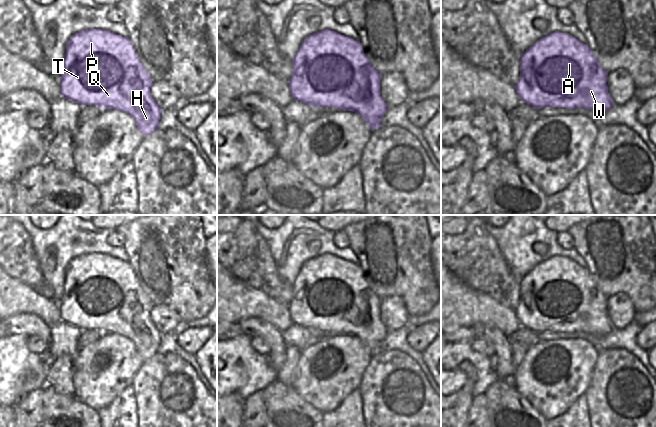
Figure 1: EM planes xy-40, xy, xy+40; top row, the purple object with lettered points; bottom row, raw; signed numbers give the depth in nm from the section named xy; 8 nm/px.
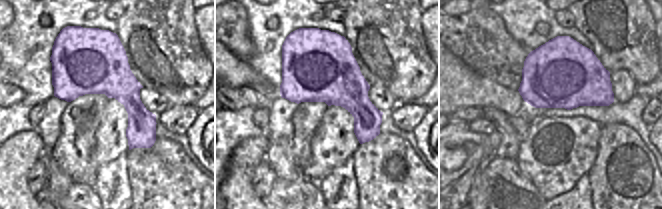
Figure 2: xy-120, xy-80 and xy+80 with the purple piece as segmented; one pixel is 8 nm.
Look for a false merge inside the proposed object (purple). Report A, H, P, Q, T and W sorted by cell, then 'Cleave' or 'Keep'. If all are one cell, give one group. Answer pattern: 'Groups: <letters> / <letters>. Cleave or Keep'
Groups: A H P Q T W. Keep.

